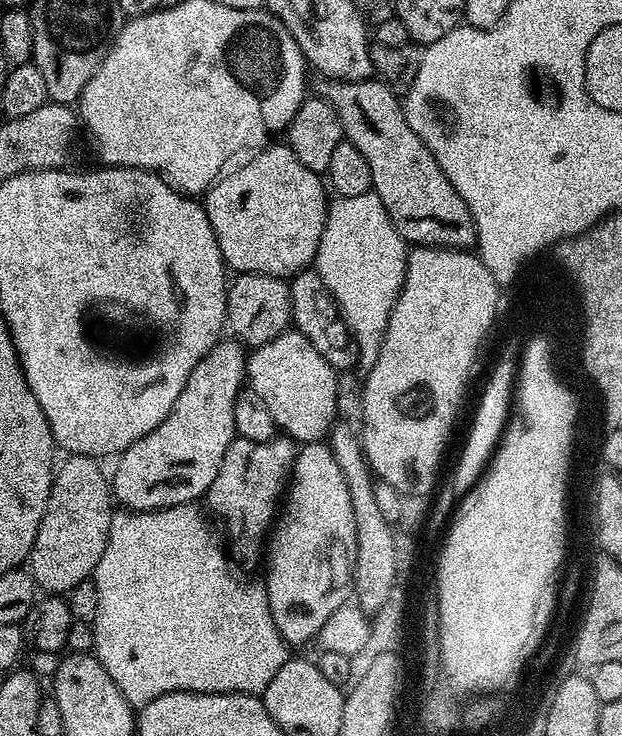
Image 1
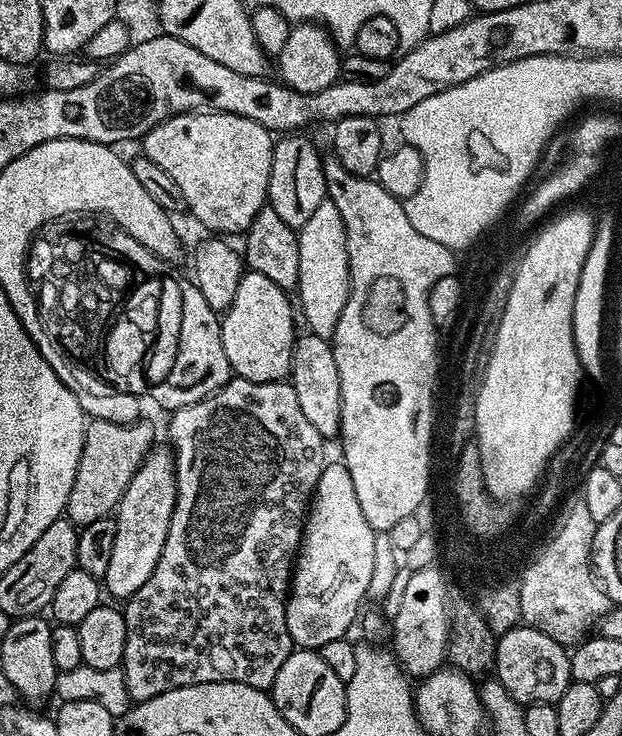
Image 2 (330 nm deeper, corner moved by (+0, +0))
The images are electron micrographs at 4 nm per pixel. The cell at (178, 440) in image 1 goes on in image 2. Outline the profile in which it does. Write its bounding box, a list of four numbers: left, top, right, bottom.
[102,447,176,602]

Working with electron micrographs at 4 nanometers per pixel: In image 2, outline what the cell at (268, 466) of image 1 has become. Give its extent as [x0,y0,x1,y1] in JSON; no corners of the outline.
[122,378,326,701]

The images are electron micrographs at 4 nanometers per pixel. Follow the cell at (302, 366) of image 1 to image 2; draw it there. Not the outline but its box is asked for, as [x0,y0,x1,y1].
[220,270,298,382]

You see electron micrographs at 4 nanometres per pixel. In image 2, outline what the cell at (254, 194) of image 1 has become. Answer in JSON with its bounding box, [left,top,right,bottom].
[142,112,273,238]

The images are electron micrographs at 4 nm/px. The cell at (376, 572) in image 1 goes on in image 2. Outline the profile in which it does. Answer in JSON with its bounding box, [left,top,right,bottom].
[290,334,342,438]

